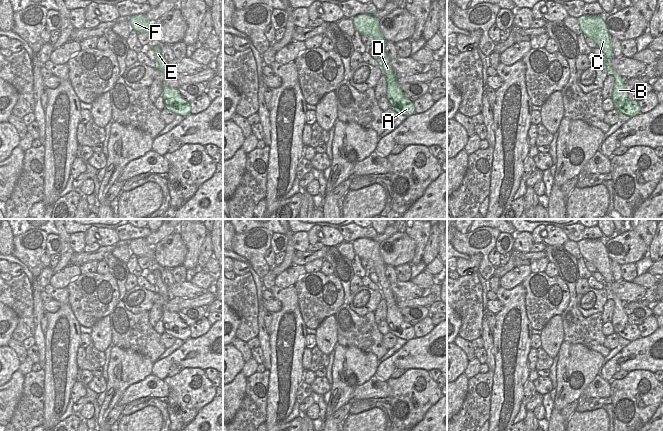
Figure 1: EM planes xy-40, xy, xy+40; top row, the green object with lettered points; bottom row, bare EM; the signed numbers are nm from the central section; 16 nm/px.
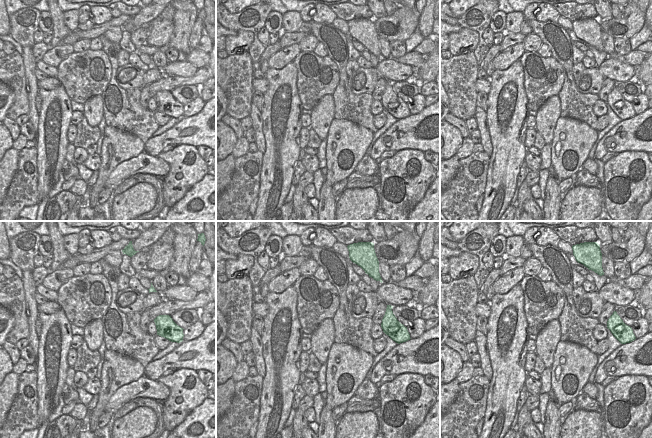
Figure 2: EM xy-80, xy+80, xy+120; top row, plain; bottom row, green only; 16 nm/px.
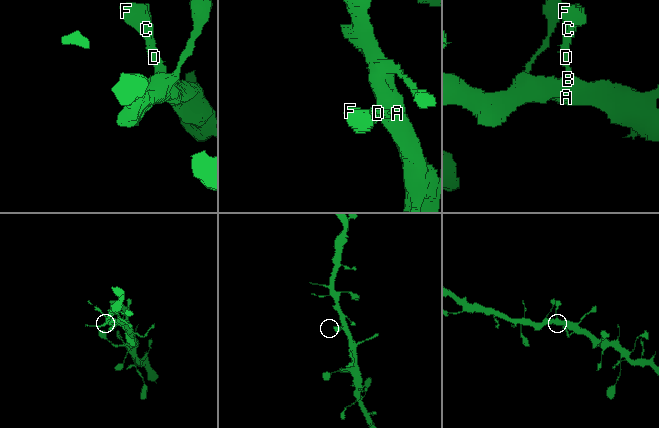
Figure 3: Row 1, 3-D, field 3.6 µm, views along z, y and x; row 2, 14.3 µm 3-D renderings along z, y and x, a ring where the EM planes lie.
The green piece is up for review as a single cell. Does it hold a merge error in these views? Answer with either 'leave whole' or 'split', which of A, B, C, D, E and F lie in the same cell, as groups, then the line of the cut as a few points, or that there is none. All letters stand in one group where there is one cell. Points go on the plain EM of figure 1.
leave whole; groups A B C D E F; cut none

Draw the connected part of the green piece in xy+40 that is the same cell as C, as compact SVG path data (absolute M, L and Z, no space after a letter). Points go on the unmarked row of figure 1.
M583 239L577 242L577 245L584 260L592 263L604 278L603 284L604 289L607 291L608 299L612 299L615 303L611 321L614 332L630 342L641 338L638 326L625 313L624 302L610 290L613 277L611 274L611 260L609 259L605 242L601 239Z

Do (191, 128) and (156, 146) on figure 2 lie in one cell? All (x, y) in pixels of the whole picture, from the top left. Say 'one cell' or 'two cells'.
one cell

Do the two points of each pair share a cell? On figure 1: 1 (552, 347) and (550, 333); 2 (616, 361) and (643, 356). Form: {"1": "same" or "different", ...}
{"1": "same", "2": "same"}

